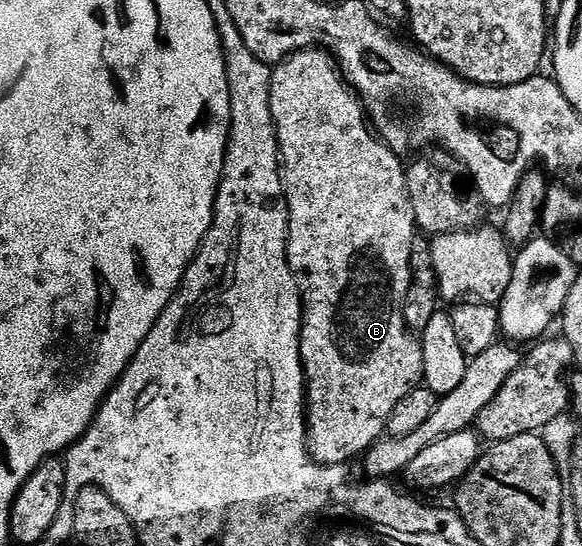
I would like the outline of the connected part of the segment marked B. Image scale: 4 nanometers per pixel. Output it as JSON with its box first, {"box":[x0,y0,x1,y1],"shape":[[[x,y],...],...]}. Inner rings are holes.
{"box":[271,48,423,466],"shape":[[[312,48],[309,50],[299,50],[297,53],[288,56],[281,63],[278,63],[271,72],[271,111],[273,112],[273,120],[275,121],[275,131],[277,132],[277,140],[279,141],[279,156],[281,159],[281,173],[283,176],[283,189],[287,195],[287,263],[291,266],[291,272],[295,276],[296,282],[299,284],[299,292],[303,296],[303,331],[299,337],[299,351],[301,352],[301,360],[303,361],[303,376],[305,379],[305,413],[307,416],[307,453],[311,455],[314,462],[320,462],[323,466],[346,466],[353,463],[355,458],[367,453],[371,449],[373,443],[384,437],[387,429],[387,421],[393,414],[393,410],[405,399],[409,393],[413,392],[416,387],[423,381],[423,344],[422,341],[412,331],[408,330],[405,320],[403,319],[403,301],[409,292],[409,288],[413,284],[413,275],[411,272],[411,245],[417,236],[417,227],[415,225],[415,213],[409,201],[409,192],[407,191],[407,172],[405,162],[400,155],[394,154],[387,147],[387,143],[383,142],[375,133],[374,129],[369,125],[369,119],[363,109],[363,104],[359,100],[359,95],[347,85],[342,74],[337,69],[337,63],[322,48]]]}

